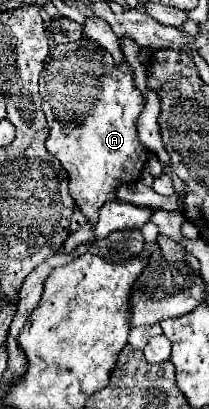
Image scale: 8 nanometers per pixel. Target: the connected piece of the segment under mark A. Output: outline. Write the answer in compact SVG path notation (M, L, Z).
M90 38L60 44L44 62L40 98L50 126L46 148L68 172L70 196L94 228L98 210L106 202L116 200L118 186L140 178L148 158L136 132L144 100L134 88L132 68L130 64L116 68L112 56L104 48L96 48L96 42Z

